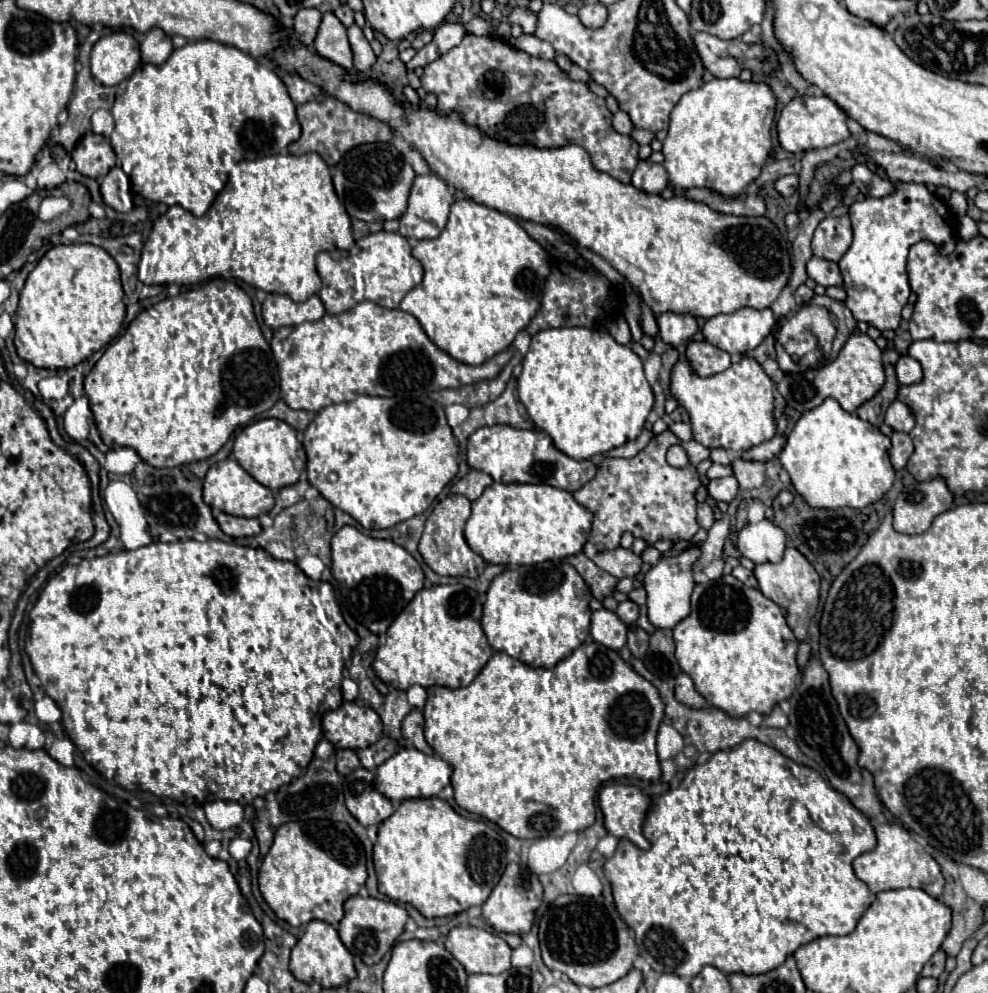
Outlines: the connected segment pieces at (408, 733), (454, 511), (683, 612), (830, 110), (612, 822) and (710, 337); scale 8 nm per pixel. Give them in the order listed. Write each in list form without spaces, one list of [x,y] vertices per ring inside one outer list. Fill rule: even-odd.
[[[418,709],[410,711],[404,717],[404,721],[402,721],[402,735],[406,739],[410,739],[416,749],[420,749],[420,751],[424,751],[428,755],[432,753],[432,747],[424,739],[424,717],[422,717],[422,713]]]
[[[448,495],[444,501],[440,501],[432,509],[430,517],[426,519],[426,527],[424,527],[418,551],[424,557],[426,565],[432,571],[436,571],[438,575],[452,575],[452,577],[458,577],[458,575],[478,577],[478,575],[482,575],[486,561],[478,553],[474,553],[464,539],[464,523],[468,517],[470,517],[470,501],[462,495]]]
[[[692,543],[690,547],[686,547],[676,557],[674,555],[662,557],[646,573],[646,577],[644,577],[644,589],[648,593],[646,605],[648,605],[648,617],[654,623],[654,627],[672,629],[678,621],[682,621],[684,617],[690,615],[690,597],[692,597],[692,591],[694,591],[694,585],[696,585],[692,573],[694,573],[694,563],[698,561],[700,555],[702,555],[700,545]]]
[[[798,95],[794,97],[780,113],[778,117],[778,141],[780,145],[790,151],[790,153],[800,153],[800,151],[808,151],[808,149],[816,149],[816,147],[830,147],[836,145],[844,139],[850,137],[850,129],[846,125],[846,113],[826,95],[812,95],[812,97],[804,97]]]
[[[608,783],[600,789],[598,801],[604,813],[604,827],[608,833],[618,839],[626,837],[640,849],[650,847],[650,843],[642,835],[642,825],[652,805],[652,799],[644,795],[640,787]]]
[[[742,307],[728,315],[714,315],[702,327],[706,341],[728,353],[746,353],[762,343],[774,327],[770,309]]]

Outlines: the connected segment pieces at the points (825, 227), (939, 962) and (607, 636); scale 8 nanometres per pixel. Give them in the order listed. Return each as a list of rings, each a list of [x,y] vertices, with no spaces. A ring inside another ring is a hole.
[[[846,215],[826,217],[816,227],[812,238],[812,251],[816,257],[828,261],[840,261],[852,243],[852,227]]]
[[[936,951],[934,957],[926,963],[926,967],[922,969],[922,975],[930,975],[930,977],[940,977],[940,973],[944,971],[944,961],[946,961],[946,953]]]
[[[600,609],[592,613],[592,623],[590,623],[590,635],[596,643],[608,647],[608,649],[622,649],[626,645],[626,623],[608,609]]]

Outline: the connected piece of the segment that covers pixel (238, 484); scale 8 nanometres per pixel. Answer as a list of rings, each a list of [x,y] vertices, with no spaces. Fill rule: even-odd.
[[[224,459],[216,465],[212,465],[204,477],[204,501],[206,505],[220,509],[228,515],[238,515],[238,517],[258,517],[262,513],[268,513],[274,505],[274,495],[268,487],[260,485],[252,475],[248,475],[238,461],[234,459]]]

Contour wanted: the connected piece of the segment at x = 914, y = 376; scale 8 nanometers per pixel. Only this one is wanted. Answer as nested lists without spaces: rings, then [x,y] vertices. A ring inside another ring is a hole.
[[[902,355],[896,365],[896,375],[898,375],[898,381],[902,385],[910,385],[910,383],[918,383],[922,379],[922,367],[916,359],[912,359],[910,355]]]

